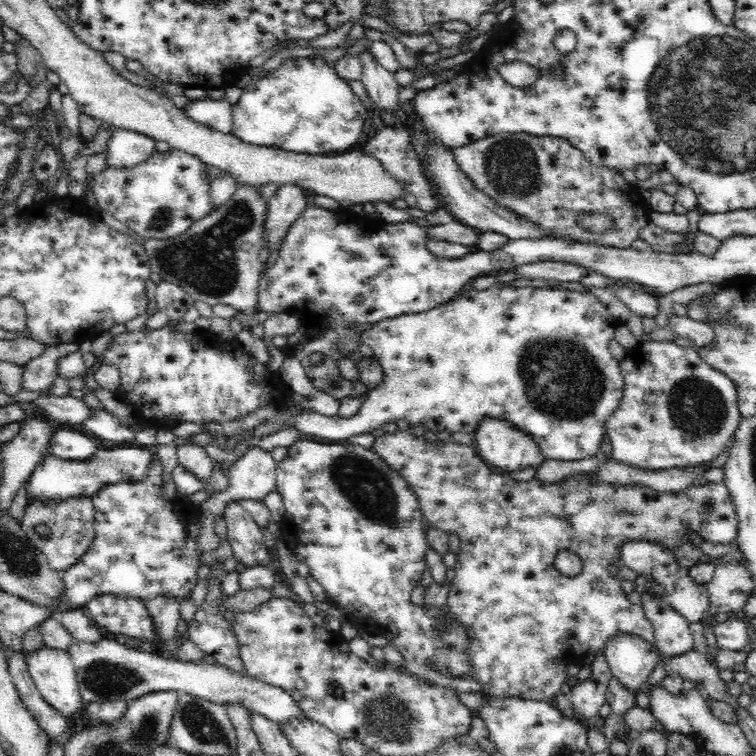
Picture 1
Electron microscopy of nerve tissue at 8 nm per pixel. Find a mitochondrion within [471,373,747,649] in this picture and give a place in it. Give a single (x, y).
(705, 507)

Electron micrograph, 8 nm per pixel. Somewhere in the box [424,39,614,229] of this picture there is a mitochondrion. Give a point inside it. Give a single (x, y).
(511, 165)

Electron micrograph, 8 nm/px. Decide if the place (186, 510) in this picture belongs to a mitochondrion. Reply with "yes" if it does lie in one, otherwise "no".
no

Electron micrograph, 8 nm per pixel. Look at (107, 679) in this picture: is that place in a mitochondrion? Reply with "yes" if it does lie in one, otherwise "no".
yes

